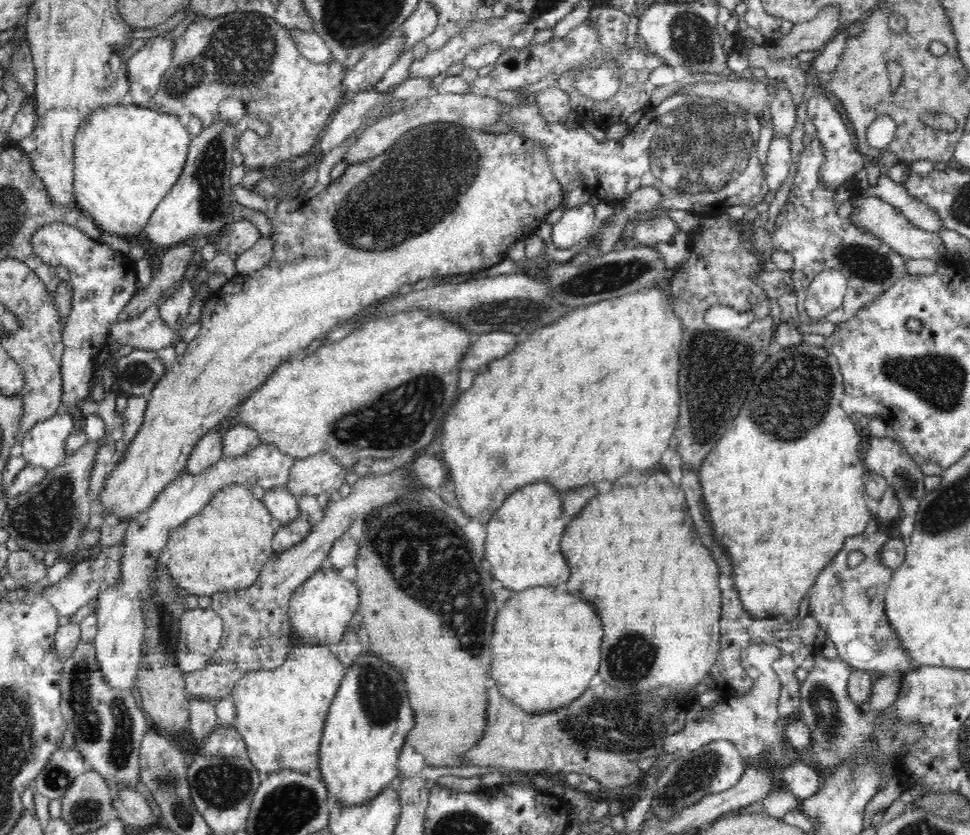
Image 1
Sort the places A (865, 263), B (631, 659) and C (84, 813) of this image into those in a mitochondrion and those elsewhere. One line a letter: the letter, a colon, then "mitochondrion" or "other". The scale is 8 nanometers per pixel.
A: mitochondrion
B: mitochondrion
C: mitochondrion

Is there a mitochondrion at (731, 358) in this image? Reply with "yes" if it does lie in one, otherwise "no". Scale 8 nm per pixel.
yes

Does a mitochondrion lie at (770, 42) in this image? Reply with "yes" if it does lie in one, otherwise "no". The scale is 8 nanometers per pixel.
no

